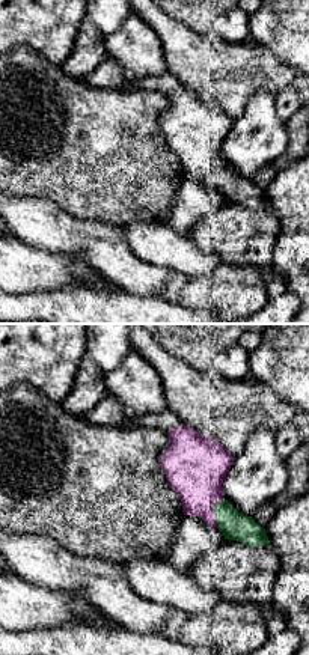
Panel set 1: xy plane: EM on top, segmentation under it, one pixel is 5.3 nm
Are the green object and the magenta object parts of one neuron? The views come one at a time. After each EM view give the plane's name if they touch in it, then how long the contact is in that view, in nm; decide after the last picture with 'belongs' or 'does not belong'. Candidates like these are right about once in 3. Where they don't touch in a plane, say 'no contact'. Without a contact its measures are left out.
xy | 160 nm

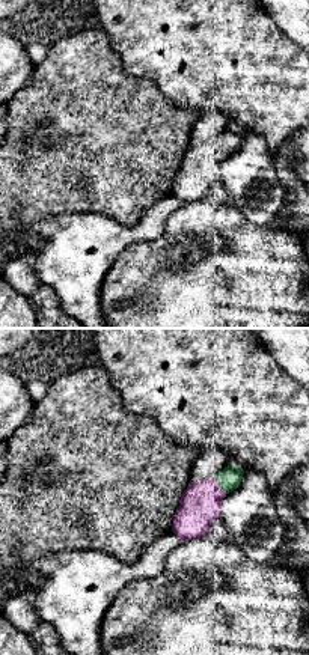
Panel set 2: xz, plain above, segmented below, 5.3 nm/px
xz | 110 nm

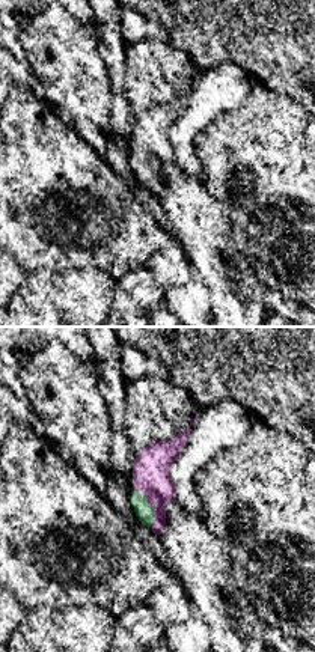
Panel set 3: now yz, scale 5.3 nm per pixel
yz | 240 nm

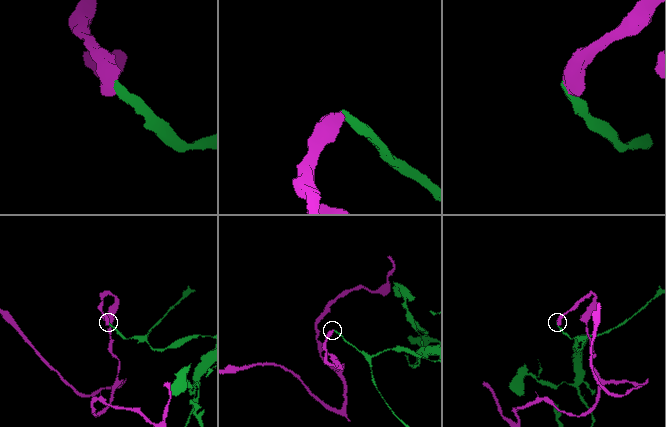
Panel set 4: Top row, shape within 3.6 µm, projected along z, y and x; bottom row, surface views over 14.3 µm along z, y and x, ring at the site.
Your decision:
belongs

